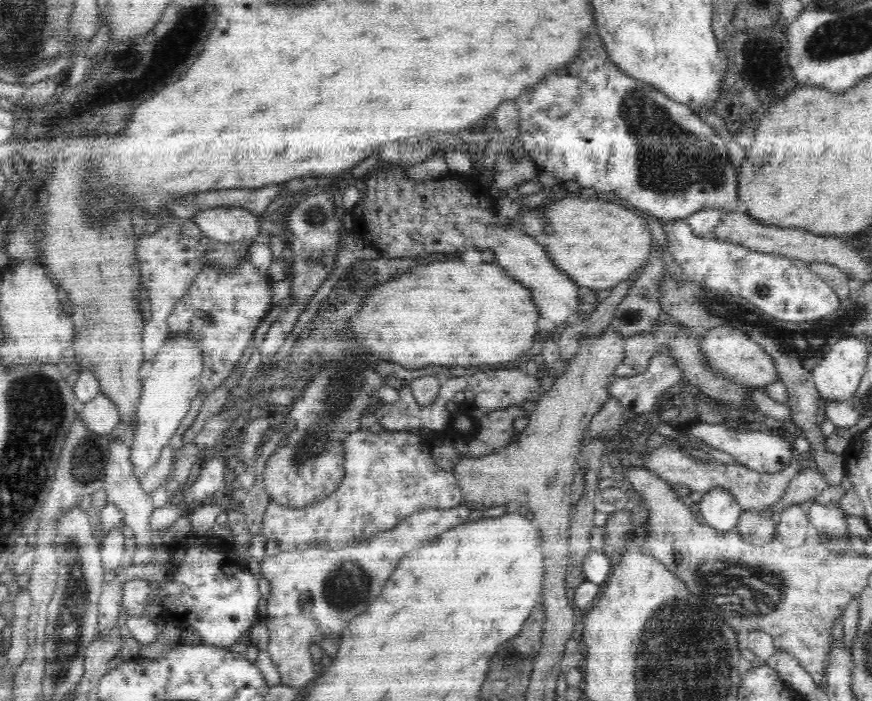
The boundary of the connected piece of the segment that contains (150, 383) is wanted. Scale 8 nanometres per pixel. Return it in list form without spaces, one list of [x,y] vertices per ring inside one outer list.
[[[168,334],[168,338],[164,340],[162,348],[158,350],[158,354],[154,356],[154,361],[144,371],[143,388],[135,413],[135,420],[137,421],[134,427],[133,442],[129,446],[130,460],[133,466],[133,475],[140,481],[140,478],[158,462],[162,450],[168,446],[170,438],[174,436],[178,426],[182,424],[184,416],[190,410],[190,402],[196,398],[198,390],[200,390],[202,367],[201,348],[195,340],[189,340],[187,334]]]

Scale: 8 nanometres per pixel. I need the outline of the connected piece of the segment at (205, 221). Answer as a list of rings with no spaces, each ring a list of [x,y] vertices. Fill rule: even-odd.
[[[221,206],[202,209],[192,220],[204,236],[230,243],[259,237],[260,217],[264,216],[253,214],[246,208]]]

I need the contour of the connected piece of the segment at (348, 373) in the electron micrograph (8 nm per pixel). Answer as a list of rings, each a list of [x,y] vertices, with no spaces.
[[[348,352],[348,354],[350,354],[350,356],[346,356],[346,358],[340,357],[340,360],[326,364],[321,371],[317,372],[317,375],[314,375],[309,380],[309,383],[303,388],[303,391],[300,392],[299,397],[290,404],[290,411],[283,421],[286,419],[292,420],[292,422],[294,422],[294,430],[288,432],[288,434],[281,438],[277,449],[267,460],[262,475],[262,480],[265,484],[264,488],[269,494],[269,500],[271,500],[271,502],[275,502],[276,504],[288,509],[308,508],[308,506],[312,503],[317,503],[319,500],[330,496],[330,494],[336,490],[336,486],[342,482],[342,478],[344,478],[344,472],[342,472],[342,470],[344,470],[345,448],[342,448],[342,446],[344,446],[344,440],[346,440],[346,436],[348,436],[348,434],[361,429],[361,418],[367,412],[368,406],[371,404],[371,399],[373,397],[372,394],[374,394],[378,388],[382,388],[382,386],[385,385],[384,379],[382,379],[378,370],[371,368],[371,366],[369,366],[366,362],[360,362],[360,358],[358,358],[358,356],[352,356],[352,352]]]

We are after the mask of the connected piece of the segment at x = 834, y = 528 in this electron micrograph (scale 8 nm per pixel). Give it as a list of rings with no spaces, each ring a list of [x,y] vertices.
[[[811,501],[808,506],[809,523],[812,523],[819,534],[824,534],[832,541],[848,535],[846,517],[838,506],[819,504],[818,501]]]

